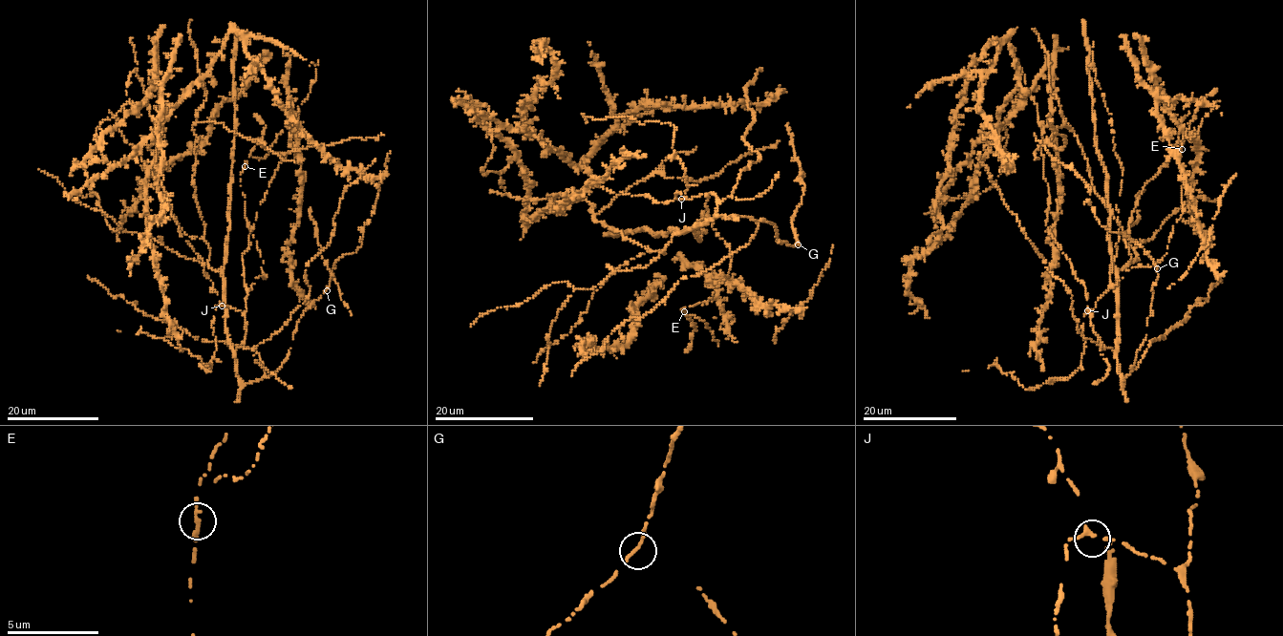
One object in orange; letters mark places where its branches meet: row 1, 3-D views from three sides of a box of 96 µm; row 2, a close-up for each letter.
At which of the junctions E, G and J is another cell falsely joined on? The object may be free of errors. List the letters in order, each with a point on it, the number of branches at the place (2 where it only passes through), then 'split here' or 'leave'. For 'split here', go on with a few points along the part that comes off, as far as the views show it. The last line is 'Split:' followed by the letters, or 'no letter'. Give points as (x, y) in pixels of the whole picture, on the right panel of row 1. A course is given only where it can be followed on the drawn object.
E: (1182, 149) | 1 | split here
G: (1157, 268) | 1 | leave
J: (1087, 310) | 1 | leave
Split: E

